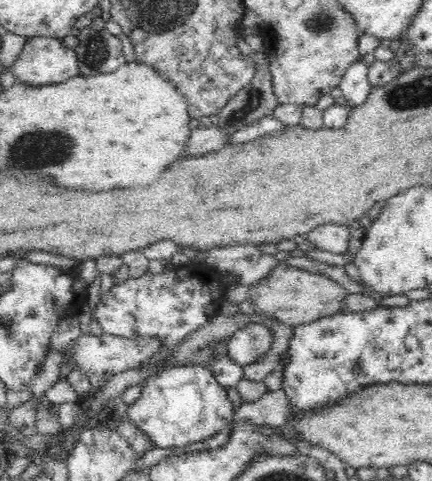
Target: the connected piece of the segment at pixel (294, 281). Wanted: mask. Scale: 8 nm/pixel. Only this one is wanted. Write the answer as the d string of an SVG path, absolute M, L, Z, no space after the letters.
M278 263L260 284L249 287L247 299L252 302L256 312L272 315L282 323L296 326L348 312L346 310L348 294L350 292L346 288L331 278L306 269L287 266L285 263Z

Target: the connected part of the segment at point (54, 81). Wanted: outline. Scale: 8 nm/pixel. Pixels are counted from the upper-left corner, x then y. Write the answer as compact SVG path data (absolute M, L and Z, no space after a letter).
M32 35L27 37L18 59L11 66L12 74L22 85L40 89L51 85L60 85L79 75L78 59L75 50L62 43L56 37Z

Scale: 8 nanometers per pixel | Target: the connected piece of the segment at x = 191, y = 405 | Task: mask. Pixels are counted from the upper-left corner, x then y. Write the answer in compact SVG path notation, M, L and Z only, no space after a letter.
M209 367L166 368L142 386L140 398L130 405L127 420L145 434L155 448L169 449L200 442L228 428L234 403Z

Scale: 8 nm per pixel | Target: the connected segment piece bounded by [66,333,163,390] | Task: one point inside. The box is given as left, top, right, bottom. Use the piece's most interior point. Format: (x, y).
(101, 356)

